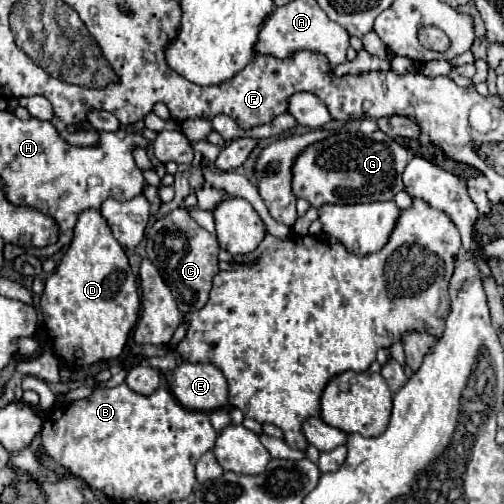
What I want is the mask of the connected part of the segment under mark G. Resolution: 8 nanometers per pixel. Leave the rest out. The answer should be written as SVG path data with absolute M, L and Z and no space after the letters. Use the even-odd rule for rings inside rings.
M376 130L370 136L364 136L360 132L346 134L346 136L330 136L326 140L320 140L312 146L308 146L298 158L292 168L292 190L298 198L306 198L314 208L320 208L320 204L356 204L356 202L376 202L376 200L392 200L400 190L404 190L402 184L402 172L410 160L410 152L400 146L394 138L388 134Z

